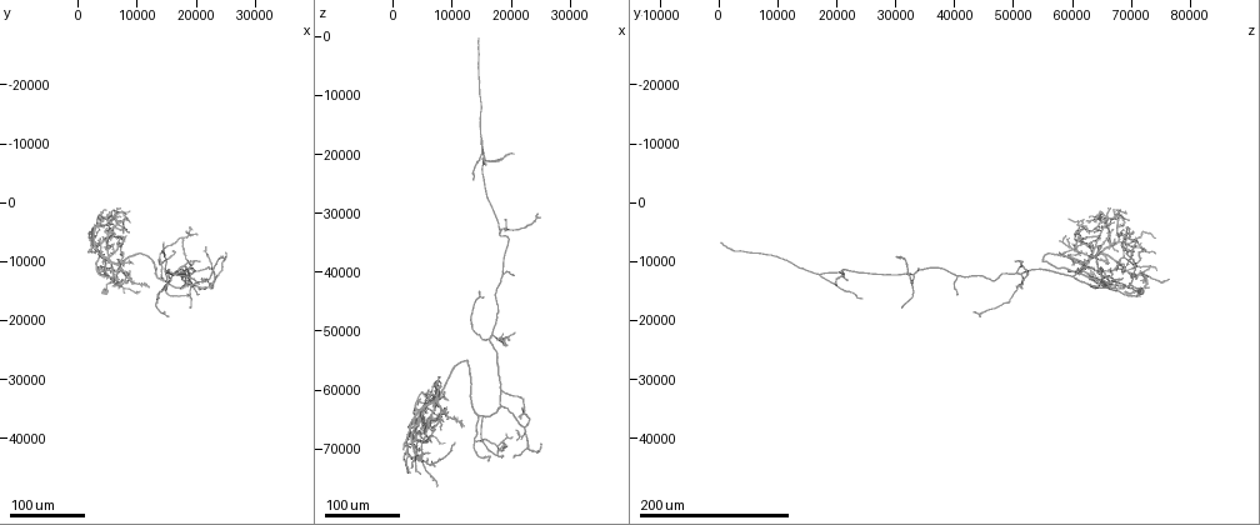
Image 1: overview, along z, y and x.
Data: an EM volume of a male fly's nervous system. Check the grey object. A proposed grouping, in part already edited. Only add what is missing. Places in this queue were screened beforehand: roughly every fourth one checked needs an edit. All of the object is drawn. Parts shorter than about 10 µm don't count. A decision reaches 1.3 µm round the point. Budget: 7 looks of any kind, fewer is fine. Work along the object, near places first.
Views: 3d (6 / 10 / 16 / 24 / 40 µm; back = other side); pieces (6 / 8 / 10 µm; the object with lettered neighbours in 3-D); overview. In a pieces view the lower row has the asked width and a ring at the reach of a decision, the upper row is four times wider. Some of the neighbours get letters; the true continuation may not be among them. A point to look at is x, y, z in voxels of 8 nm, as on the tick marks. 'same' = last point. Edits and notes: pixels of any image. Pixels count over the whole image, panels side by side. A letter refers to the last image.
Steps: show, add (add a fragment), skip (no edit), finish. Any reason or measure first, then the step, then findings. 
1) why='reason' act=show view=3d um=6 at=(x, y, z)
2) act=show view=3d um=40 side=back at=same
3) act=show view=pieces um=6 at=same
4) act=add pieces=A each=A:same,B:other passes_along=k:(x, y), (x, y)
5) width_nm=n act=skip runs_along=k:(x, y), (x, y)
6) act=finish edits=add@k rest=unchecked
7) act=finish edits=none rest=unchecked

why='long arm stops here' act=show view=3d um=40 at=(8000, 11500, 59500)

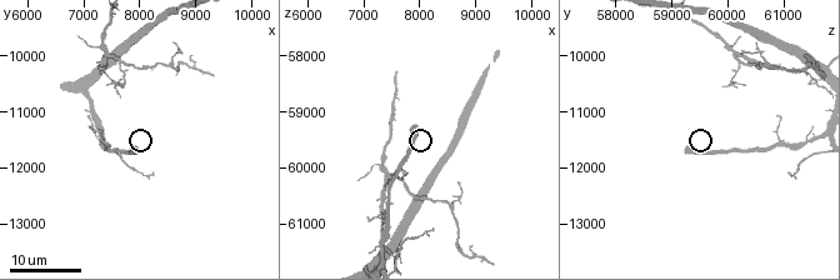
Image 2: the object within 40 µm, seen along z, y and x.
act=show view=pieces um=10 at=(7900, 11600, 59250)

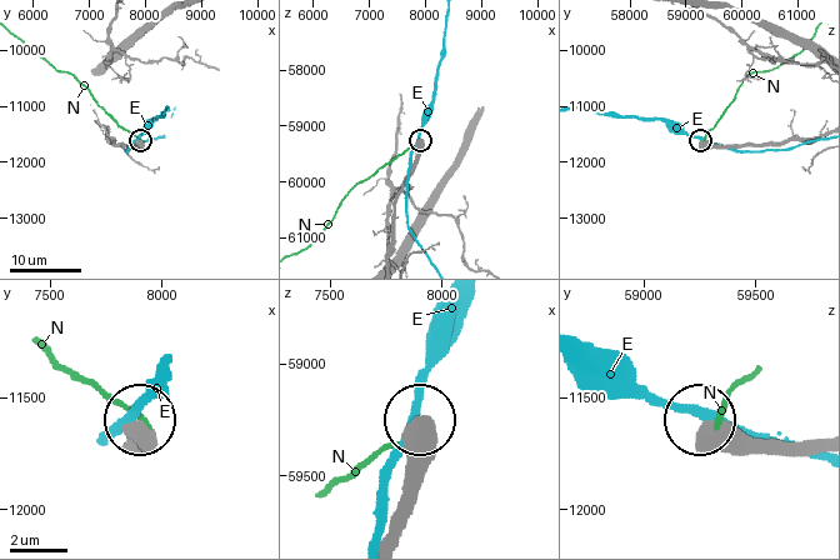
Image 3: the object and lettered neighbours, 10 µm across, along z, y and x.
act=skip each=E:other,N:other runs_along=3:(389, 244), (396, 195), (419, 140) found='none of them fits'

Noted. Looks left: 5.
act=show view=3d um=24 at=(14500, 18500, 43000)

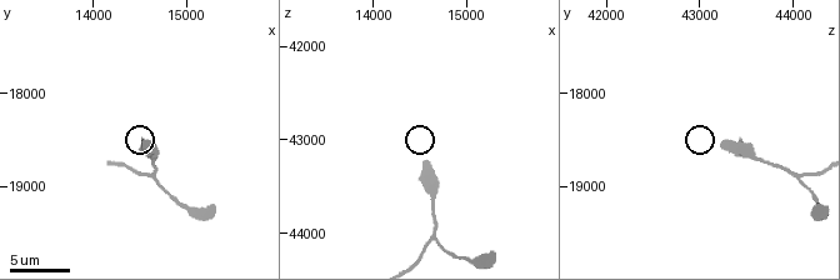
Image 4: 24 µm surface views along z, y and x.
act=show view=pieces um=8 at=(14550, 18550, 43250)

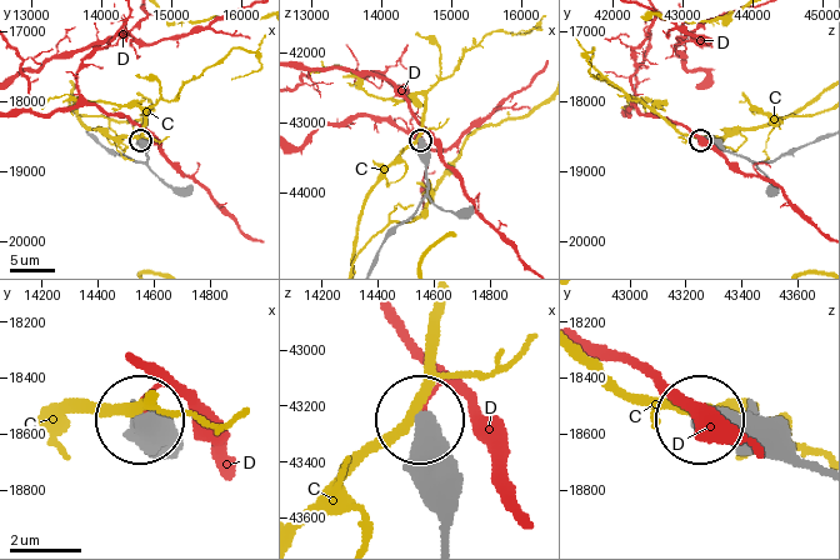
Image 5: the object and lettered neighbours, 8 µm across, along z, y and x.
width_nm=540 act=skip each=C:other,D:other found='none of them fits'

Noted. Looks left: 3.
why='an open end' act=show view=3d um=40 at=(14000, 6500, 500)

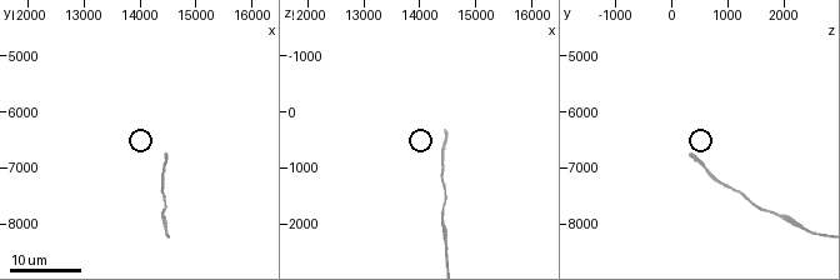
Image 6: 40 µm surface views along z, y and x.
why='what lies round it' act=show view=pieces um=8 at=(14500, 6750, 350)

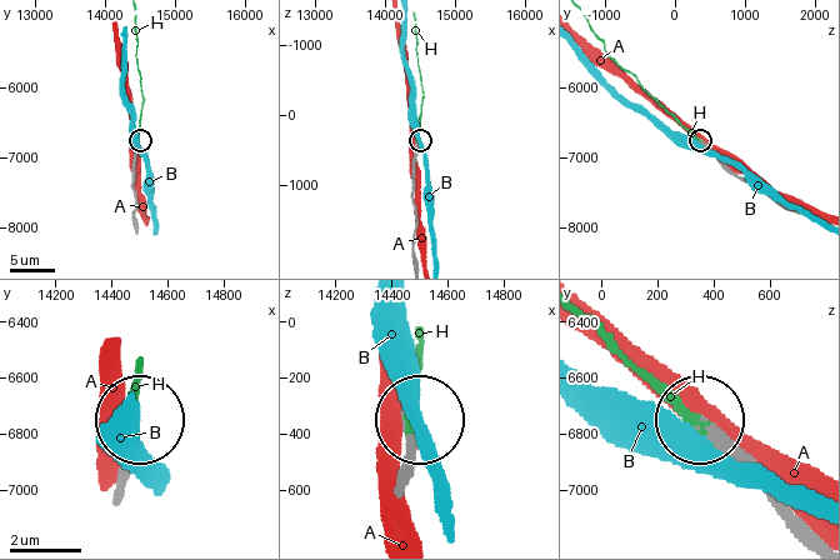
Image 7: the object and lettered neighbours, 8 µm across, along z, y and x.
act=add pieces=H each=A:other,B:other,H:same passes_along=7:(724, 166), (609, 55), (589, 21) found='it goes on there'

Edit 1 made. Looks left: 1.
act=finish edits=add@7 rest=unchecked

